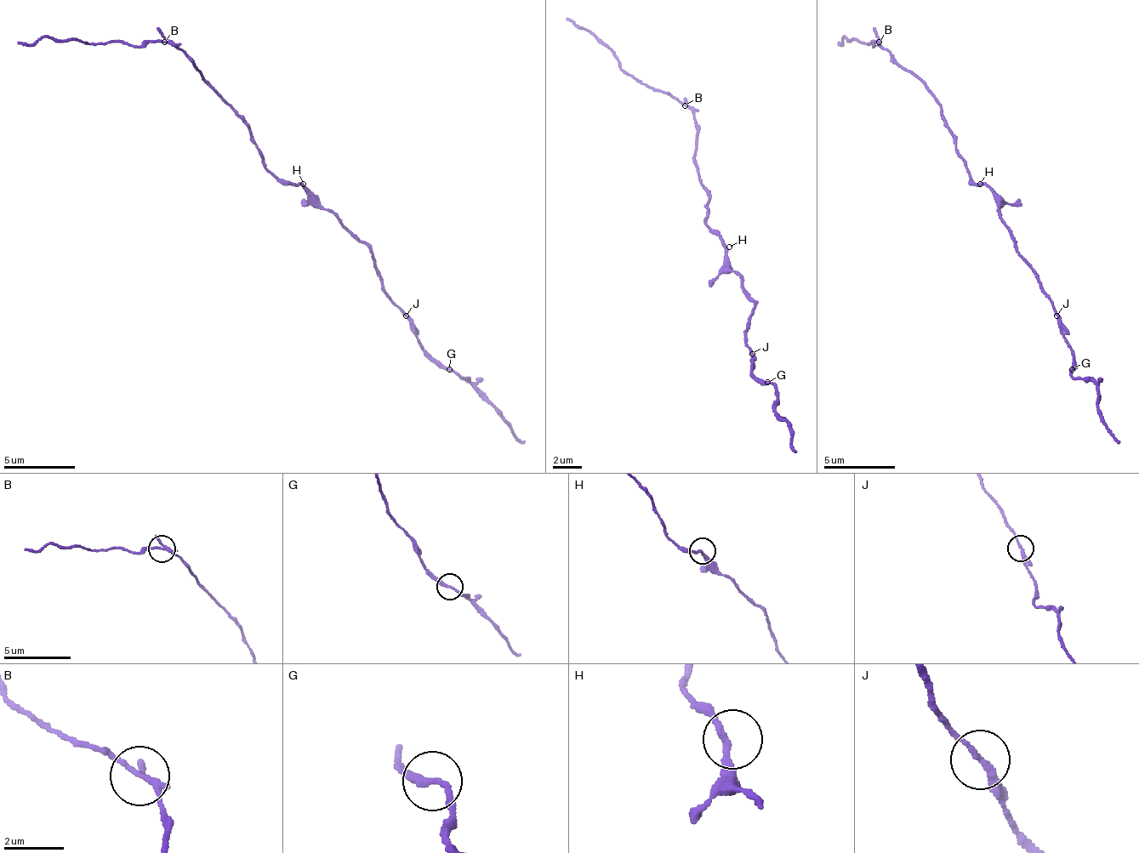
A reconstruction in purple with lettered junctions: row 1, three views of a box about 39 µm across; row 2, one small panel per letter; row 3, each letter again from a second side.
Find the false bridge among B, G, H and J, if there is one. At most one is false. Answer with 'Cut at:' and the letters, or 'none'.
Cut at: B

